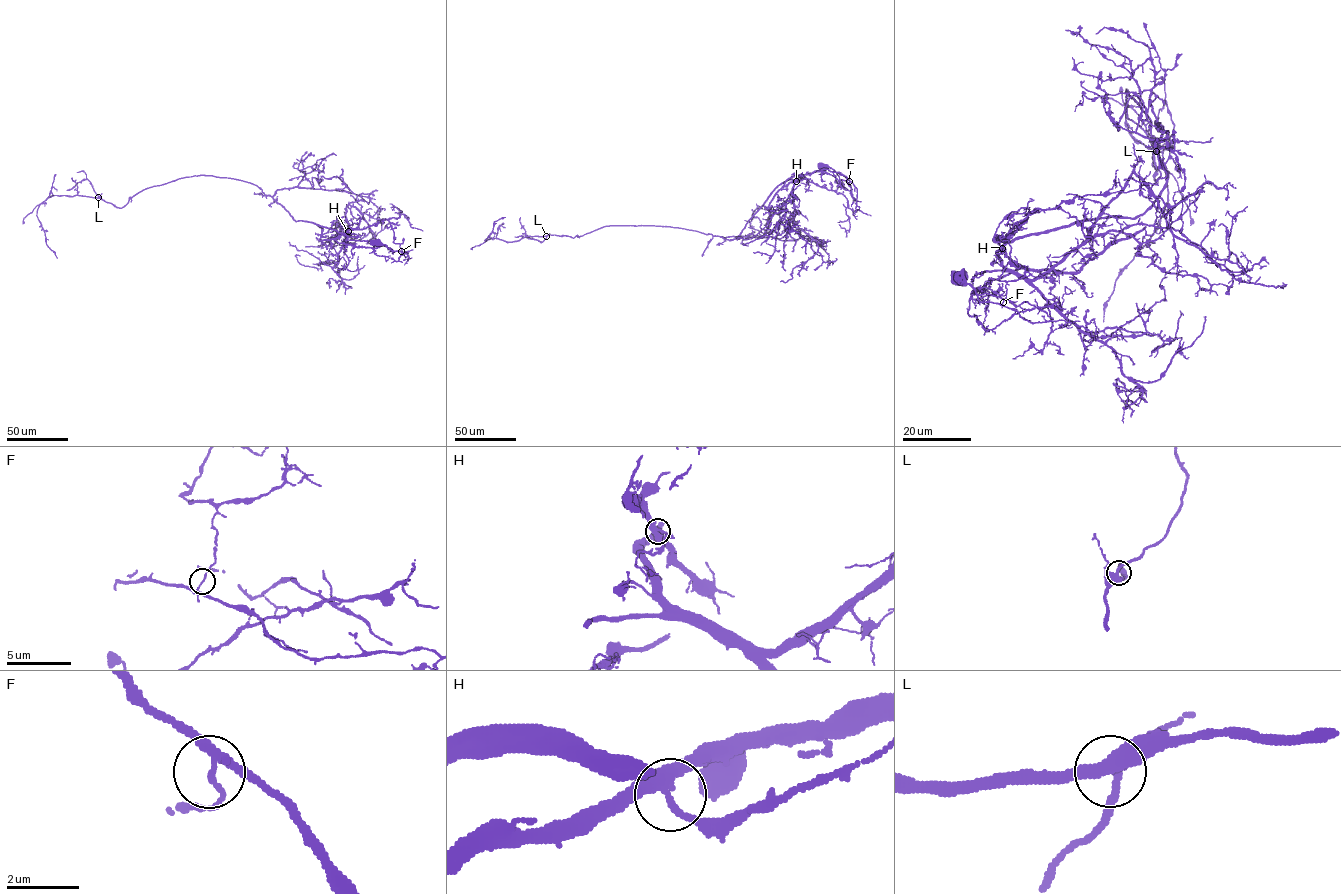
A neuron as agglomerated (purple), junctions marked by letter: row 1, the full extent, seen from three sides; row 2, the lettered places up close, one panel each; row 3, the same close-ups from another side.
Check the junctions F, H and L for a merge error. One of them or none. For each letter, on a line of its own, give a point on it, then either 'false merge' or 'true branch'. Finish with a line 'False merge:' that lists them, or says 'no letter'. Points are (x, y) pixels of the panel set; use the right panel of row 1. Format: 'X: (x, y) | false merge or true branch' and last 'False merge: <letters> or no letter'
F: (1003, 302) | false merge
H: (1002, 248) | true branch
L: (1156, 151) | true branch
False merge: F

